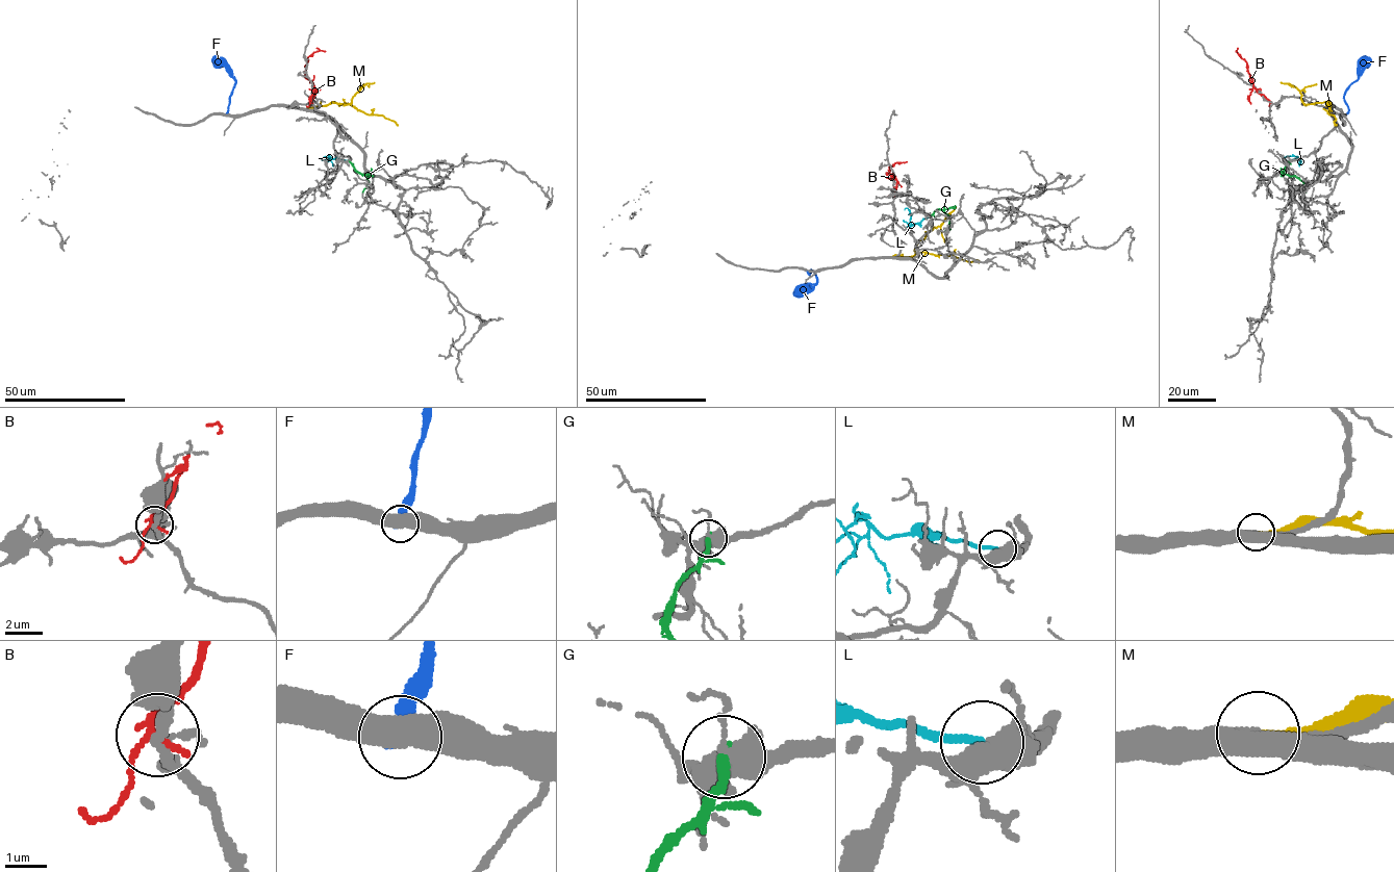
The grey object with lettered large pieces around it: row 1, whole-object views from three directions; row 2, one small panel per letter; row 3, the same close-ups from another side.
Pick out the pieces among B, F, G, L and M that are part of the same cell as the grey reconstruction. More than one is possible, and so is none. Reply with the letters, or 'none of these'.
L

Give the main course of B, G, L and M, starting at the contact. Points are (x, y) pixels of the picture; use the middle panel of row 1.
B: (892, 196), (897, 181), (886, 177), (889, 168), (907, 161)
G: (931, 214), (939, 209), (949, 216), (949, 229), (943, 232)
L: (928, 216), (912, 224), (909, 210), (908, 214)
M: (889, 257), (912, 256), (919, 240), (934, 227), (939, 226), (956, 206)

